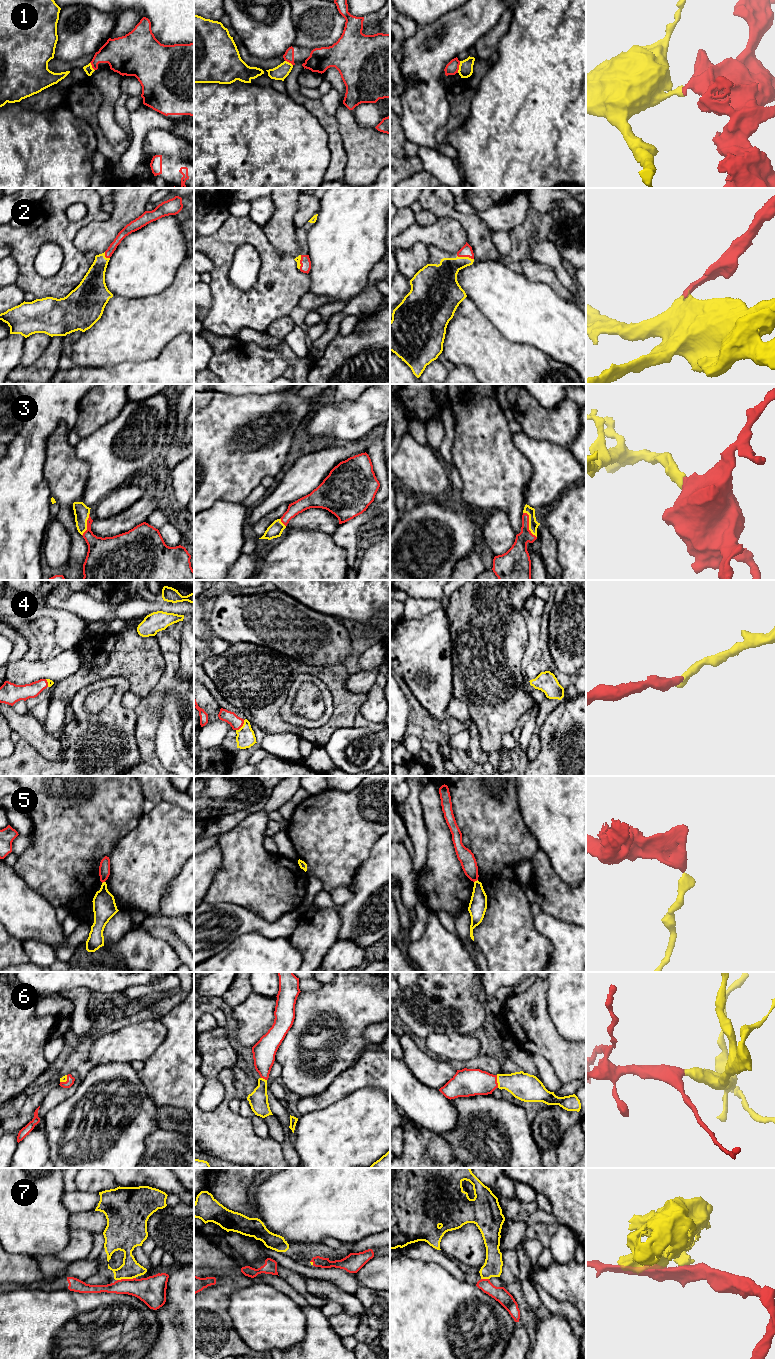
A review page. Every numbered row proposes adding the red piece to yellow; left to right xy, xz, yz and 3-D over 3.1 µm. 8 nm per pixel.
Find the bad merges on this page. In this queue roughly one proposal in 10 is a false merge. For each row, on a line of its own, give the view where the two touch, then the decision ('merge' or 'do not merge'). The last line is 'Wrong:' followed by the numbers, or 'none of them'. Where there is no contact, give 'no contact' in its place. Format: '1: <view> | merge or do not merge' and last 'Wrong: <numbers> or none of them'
1: yz | do not merge
2: yz | merge
3: yz | merge
4: xz | merge
5: yz | do not merge
6: yz | merge
7: xy | merge
Wrong: 1, 5

